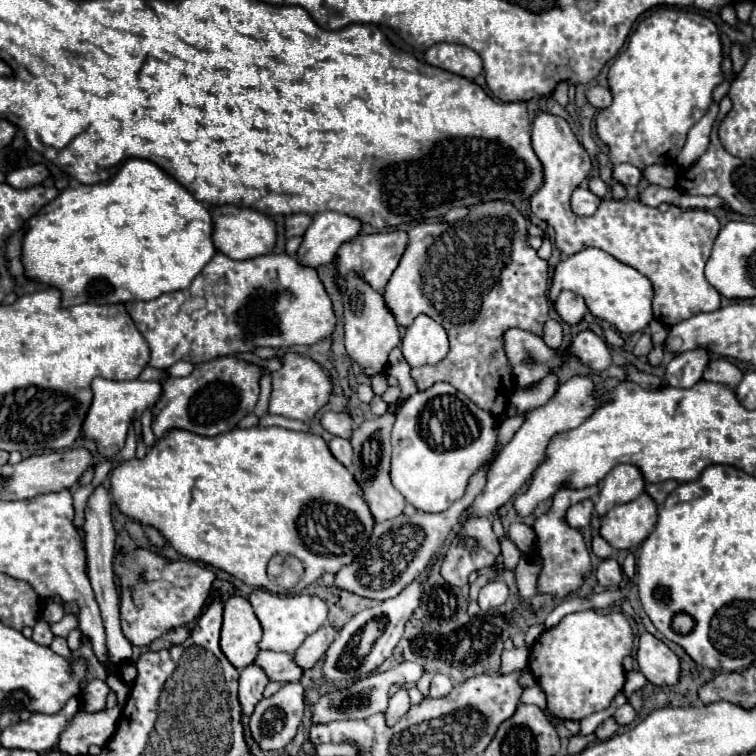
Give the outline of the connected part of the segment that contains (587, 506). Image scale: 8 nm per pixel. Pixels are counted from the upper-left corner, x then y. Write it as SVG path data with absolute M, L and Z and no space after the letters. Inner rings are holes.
M586 499L584 503L576 503L576 505L572 505L568 509L566 521L568 521L570 527L576 527L576 529L586 527L590 523L590 519L592 519L592 511L594 511L594 503L590 499Z

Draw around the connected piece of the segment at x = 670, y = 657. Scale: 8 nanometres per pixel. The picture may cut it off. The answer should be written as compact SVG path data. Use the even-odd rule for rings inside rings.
M644 631L640 635L636 661L640 667L640 673L658 687L664 685L676 685L680 679L680 661L678 657L668 649L668 645L660 639L656 639L652 633Z

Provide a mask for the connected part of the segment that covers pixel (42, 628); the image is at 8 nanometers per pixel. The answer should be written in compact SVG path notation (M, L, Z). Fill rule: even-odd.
M38 621L34 625L34 635L32 635L32 641L40 643L40 645L50 645L54 639L52 631L50 631L50 625L46 621Z

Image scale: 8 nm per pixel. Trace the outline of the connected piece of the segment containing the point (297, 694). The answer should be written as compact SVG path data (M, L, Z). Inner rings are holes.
M286 683L272 697L262 699L256 705L256 709L250 717L252 737L266 751L282 751L296 737L302 715L304 715L304 687L302 687L302 683Z

